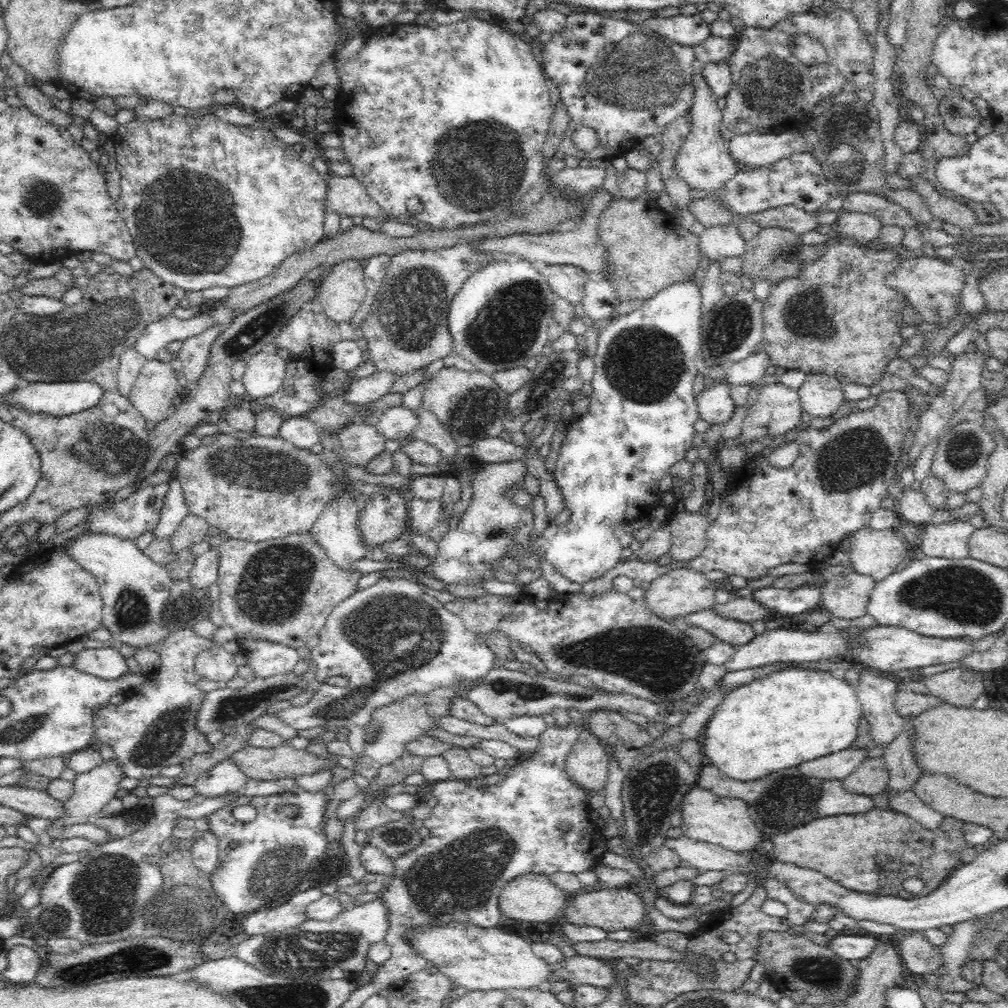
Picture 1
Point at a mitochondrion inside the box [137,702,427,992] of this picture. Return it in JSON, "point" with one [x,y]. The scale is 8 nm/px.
{"point":[311,954]}

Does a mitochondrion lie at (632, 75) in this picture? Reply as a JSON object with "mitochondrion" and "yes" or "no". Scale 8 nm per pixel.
{"mitochondrion":"yes"}

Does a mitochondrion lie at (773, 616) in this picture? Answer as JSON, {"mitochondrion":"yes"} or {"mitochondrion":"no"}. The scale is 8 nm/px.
{"mitochondrion":"no"}

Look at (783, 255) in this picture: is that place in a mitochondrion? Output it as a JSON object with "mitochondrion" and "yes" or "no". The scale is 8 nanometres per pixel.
{"mitochondrion":"yes"}

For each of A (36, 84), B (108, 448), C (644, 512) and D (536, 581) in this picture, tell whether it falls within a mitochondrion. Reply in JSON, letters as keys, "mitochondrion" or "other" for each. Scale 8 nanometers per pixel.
{"A":"other","B":"mitochondrion","C":"other","D":"other"}

